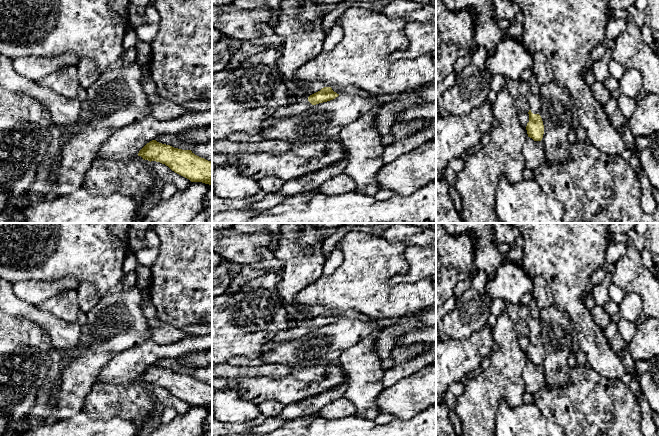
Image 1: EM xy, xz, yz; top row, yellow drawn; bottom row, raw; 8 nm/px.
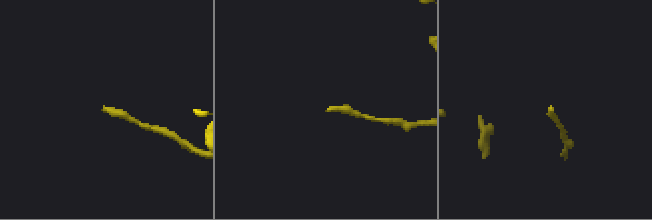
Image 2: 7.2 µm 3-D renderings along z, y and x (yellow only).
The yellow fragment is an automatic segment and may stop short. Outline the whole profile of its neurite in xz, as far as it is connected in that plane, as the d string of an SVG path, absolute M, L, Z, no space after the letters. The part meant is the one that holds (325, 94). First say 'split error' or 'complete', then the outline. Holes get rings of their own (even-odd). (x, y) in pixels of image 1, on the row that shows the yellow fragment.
split error | M324 87L320 91L310 95L305 101L290 103L286 106L281 106L278 108L269 118L262 122L261 130L268 128L278 119L301 114L312 105L333 100L338 96L339 94L334 92L331 87Z

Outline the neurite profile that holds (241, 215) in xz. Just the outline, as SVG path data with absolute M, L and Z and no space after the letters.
M251 209L218 212L212 215L212 223L246 223L257 213L257 211Z

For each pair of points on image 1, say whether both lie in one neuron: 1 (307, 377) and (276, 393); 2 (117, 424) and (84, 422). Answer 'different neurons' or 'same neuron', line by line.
1: same neuron
2: same neuron

